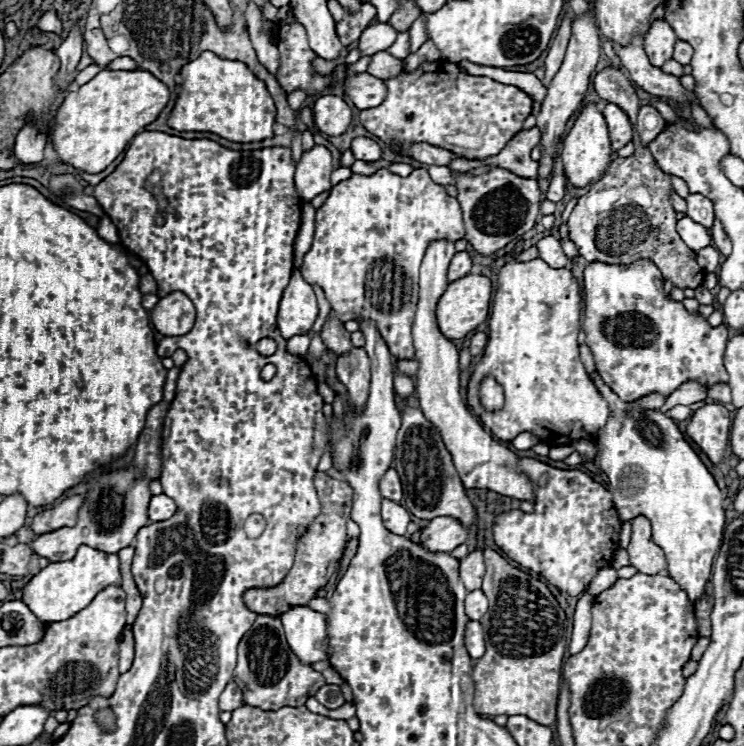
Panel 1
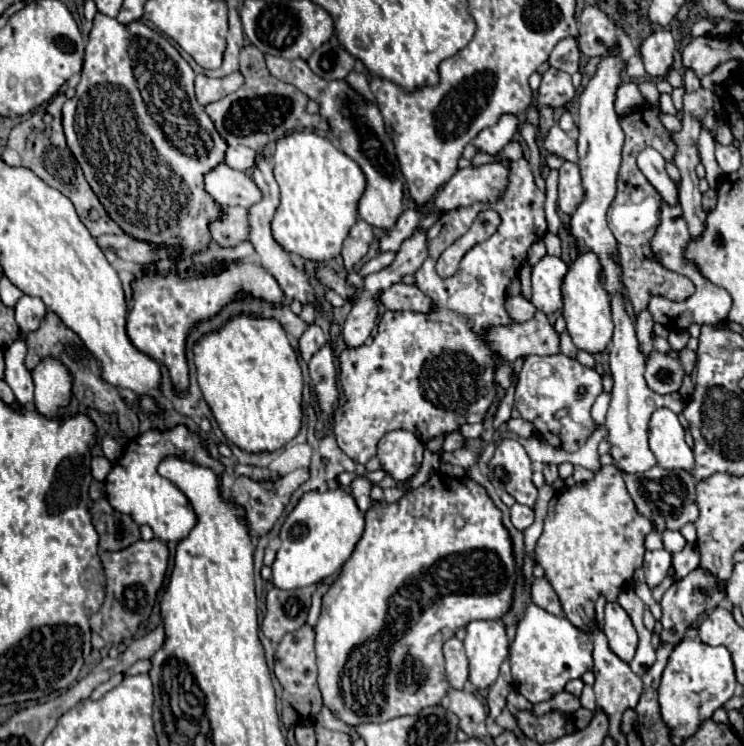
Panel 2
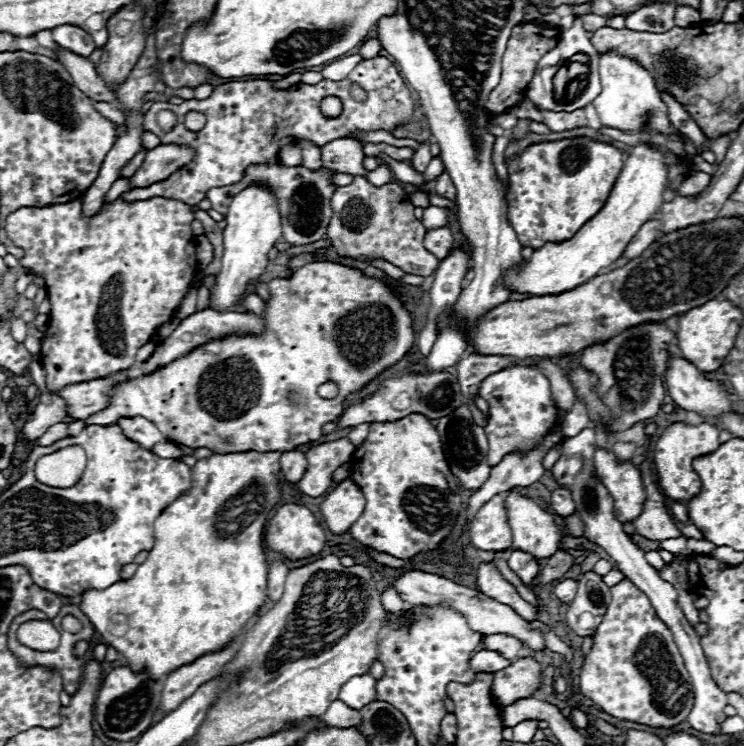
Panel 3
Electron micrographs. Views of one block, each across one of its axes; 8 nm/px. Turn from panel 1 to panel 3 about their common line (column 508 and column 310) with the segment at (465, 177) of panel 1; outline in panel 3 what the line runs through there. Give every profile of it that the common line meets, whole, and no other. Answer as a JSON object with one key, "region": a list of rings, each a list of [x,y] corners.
{"region":[[[254,166],[248,168],[248,172],[244,174],[244,180],[240,180],[238,184],[230,184],[230,186],[220,186],[220,188],[210,188],[206,198],[212,202],[212,208],[218,210],[220,214],[226,214],[232,196],[236,196],[236,192],[244,190],[248,184],[258,182],[258,184],[270,184],[272,190],[276,192],[278,198],[278,208],[280,208],[280,216],[282,216],[282,238],[290,244],[308,244],[308,242],[316,242],[326,234],[328,222],[332,218],[332,208],[330,208],[330,200],[332,194],[336,190],[336,186],[330,182],[330,176],[334,172],[328,168],[322,168],[320,172],[312,172],[308,168],[302,166]]]}

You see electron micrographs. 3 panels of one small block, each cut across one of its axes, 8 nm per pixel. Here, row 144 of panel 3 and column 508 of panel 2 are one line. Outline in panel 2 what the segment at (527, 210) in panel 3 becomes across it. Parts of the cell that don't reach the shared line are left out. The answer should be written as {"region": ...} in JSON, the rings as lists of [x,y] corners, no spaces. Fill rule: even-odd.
{"region":[[[442,472],[430,474],[430,478],[418,486],[408,490],[398,502],[372,502],[372,506],[366,510],[366,528],[362,538],[358,540],[352,556],[344,562],[340,576],[332,582],[328,592],[322,598],[322,612],[318,618],[318,624],[314,628],[316,632],[316,662],[318,662],[318,686],[322,692],[324,706],[328,706],[334,716],[342,718],[348,724],[360,724],[360,722],[380,722],[380,720],[392,720],[406,714],[418,714],[422,708],[440,704],[444,694],[448,692],[448,680],[444,672],[444,654],[442,644],[456,634],[456,630],[464,628],[472,620],[500,620],[514,600],[514,584],[516,584],[516,560],[512,552],[512,538],[502,524],[502,512],[496,508],[492,498],[488,496],[486,488],[474,482],[472,478],[450,478]],[[344,702],[358,702],[358,712],[348,708]]]}

